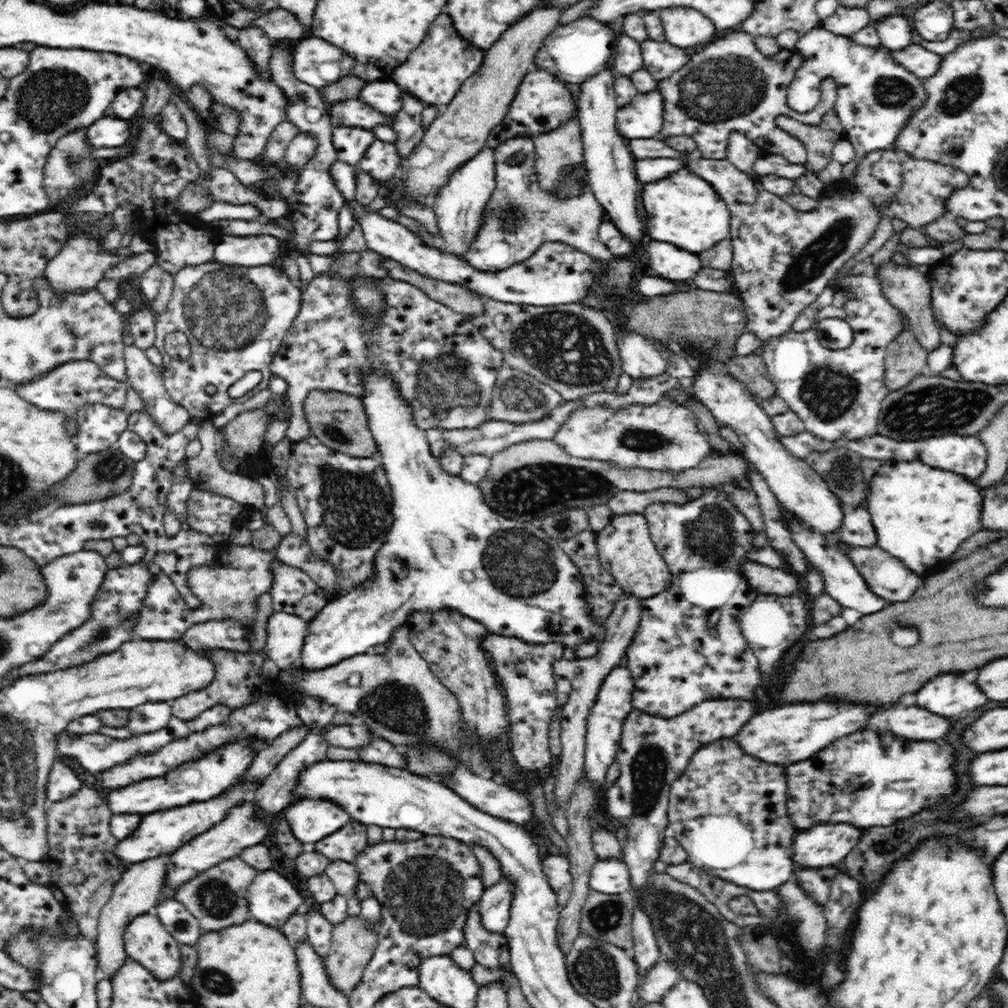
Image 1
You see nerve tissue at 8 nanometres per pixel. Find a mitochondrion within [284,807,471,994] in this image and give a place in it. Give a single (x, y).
(425, 894)

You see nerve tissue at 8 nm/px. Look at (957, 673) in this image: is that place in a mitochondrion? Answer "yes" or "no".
no

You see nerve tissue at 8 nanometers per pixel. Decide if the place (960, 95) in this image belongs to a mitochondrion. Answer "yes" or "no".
yes

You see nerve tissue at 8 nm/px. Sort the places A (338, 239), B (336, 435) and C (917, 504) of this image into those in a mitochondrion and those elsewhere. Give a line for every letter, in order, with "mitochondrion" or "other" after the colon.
A: other
B: mitochondrion
C: other

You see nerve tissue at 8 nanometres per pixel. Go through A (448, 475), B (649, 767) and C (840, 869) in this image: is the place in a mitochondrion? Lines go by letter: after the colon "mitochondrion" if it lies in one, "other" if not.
A: other
B: mitochondrion
C: other

